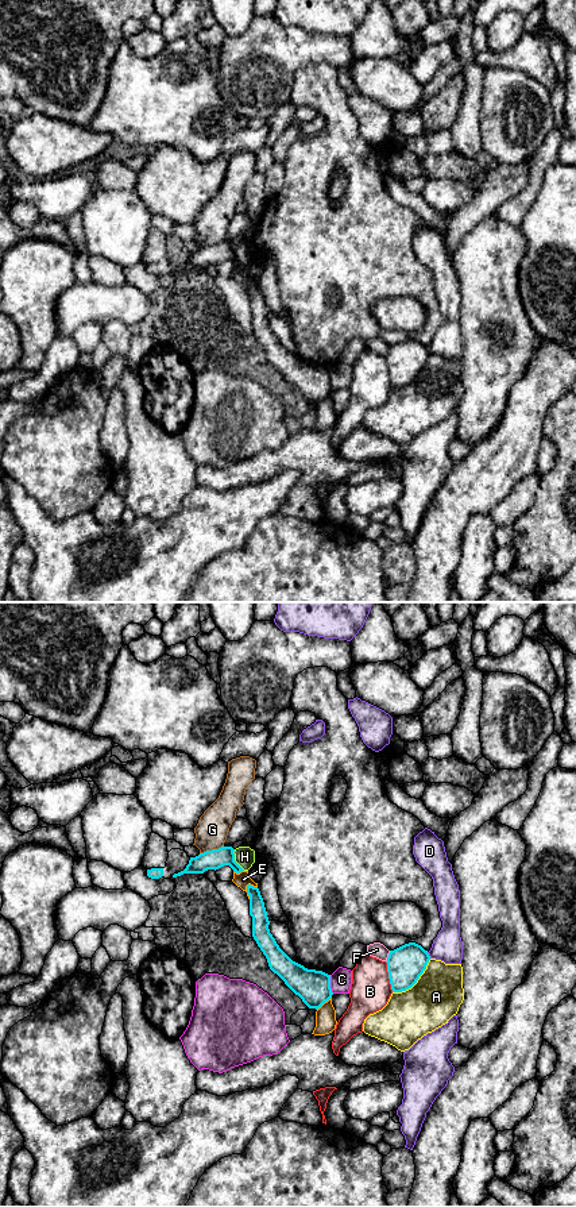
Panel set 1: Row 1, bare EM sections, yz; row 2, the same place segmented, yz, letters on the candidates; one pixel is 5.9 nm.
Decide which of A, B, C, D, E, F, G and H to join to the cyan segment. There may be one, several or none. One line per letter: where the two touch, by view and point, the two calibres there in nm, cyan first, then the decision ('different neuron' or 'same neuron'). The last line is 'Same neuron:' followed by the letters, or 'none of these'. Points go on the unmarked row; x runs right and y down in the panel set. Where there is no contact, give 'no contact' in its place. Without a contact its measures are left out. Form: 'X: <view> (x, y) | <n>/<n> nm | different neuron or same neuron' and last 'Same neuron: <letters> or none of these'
A: yz (416, 377) | 220/300 nm | different neuron
B: yz (389, 371) | 220/240 nm | different neuron
C: yz (329, 380) | 200/130 nm | different neuron
D: yz (428, 350) | 220/180 nm | different neuron
E: yz (247, 286) | 100/90 nm | different neuron
F: yz (389, 351) | 220/90 nm | different neuron
G: yz (212, 245) | 120/190 nm | different neuron
H: yz (234, 255) | 120/120 nm | different neuron
Same neuron: none of these

